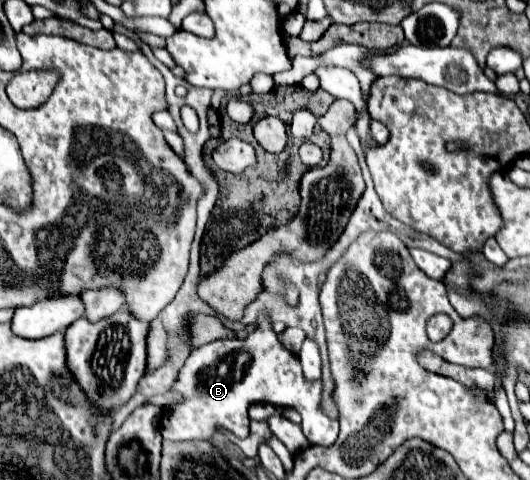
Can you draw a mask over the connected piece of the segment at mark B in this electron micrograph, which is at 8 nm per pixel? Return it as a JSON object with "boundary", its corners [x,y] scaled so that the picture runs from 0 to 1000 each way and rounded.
{"boundary":[[[498,648],[487,656],[479,690],[460,706],[411,706],[374,723],[343,765],[328,810],[347,823],[347,840],[317,848],[309,860],[306,910],[317,919],[396,915],[411,890],[464,910],[468,848],[479,840],[558,852],[570,865],[570,898],[585,927],[623,931],[642,898],[638,873],[623,873],[608,856],[608,794],[574,790],[566,748],[528,719]]]}

